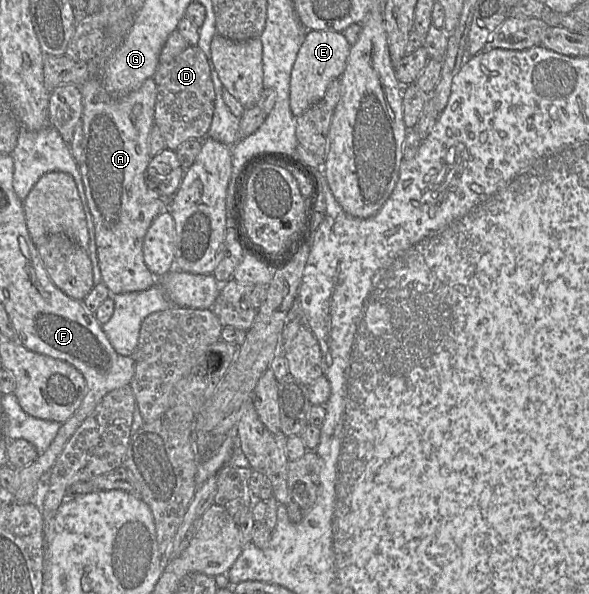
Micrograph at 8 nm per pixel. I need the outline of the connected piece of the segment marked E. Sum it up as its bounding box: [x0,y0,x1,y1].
[289,30,351,118]

